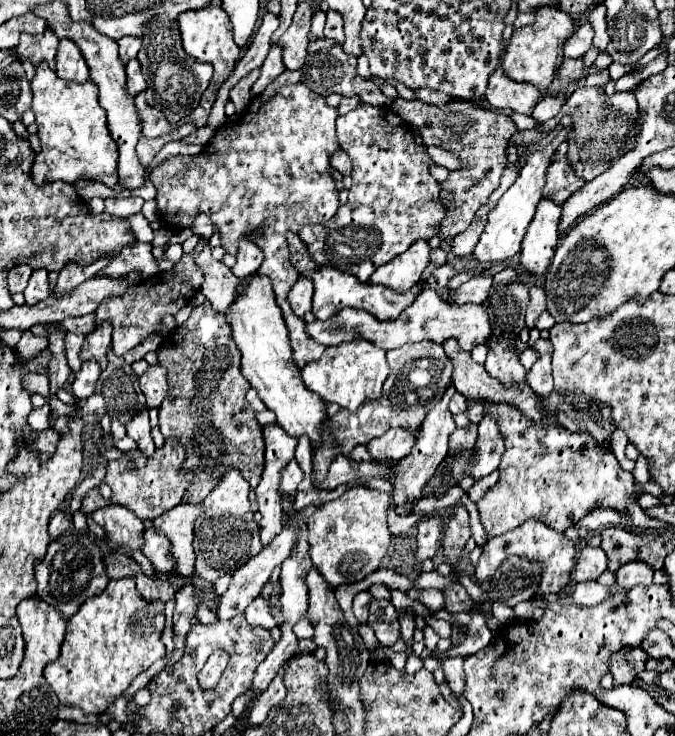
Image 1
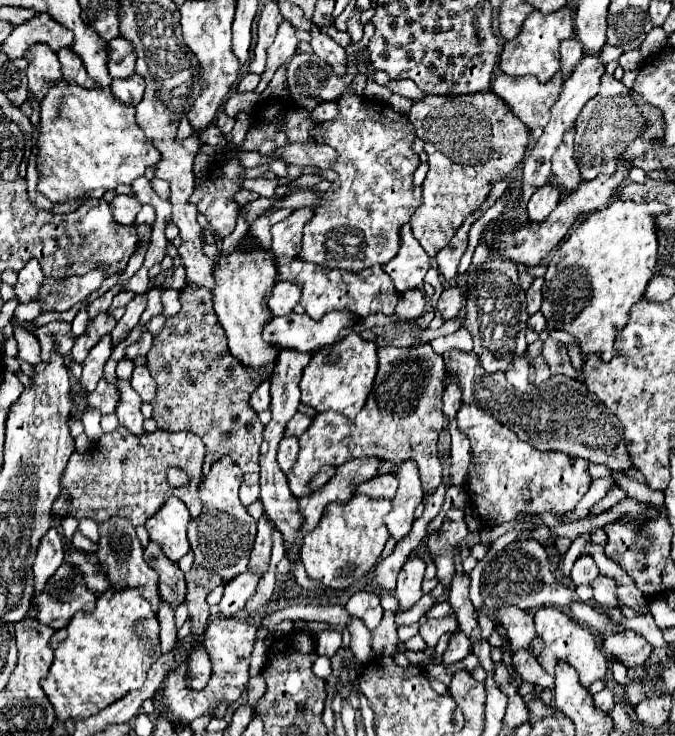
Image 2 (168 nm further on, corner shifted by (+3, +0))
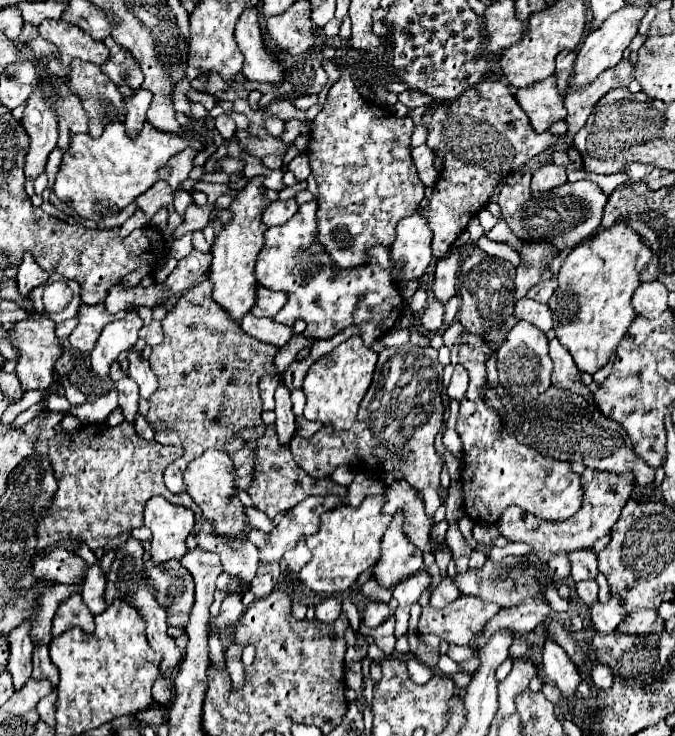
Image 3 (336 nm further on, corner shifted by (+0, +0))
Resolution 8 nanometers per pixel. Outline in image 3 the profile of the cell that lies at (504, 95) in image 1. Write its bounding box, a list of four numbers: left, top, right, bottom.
[516,76,566,132]

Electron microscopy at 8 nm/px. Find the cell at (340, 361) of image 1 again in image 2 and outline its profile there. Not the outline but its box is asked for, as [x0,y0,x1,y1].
[299,332,377,420]

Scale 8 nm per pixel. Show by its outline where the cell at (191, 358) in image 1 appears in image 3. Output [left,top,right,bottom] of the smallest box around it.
[146,280,278,494]

